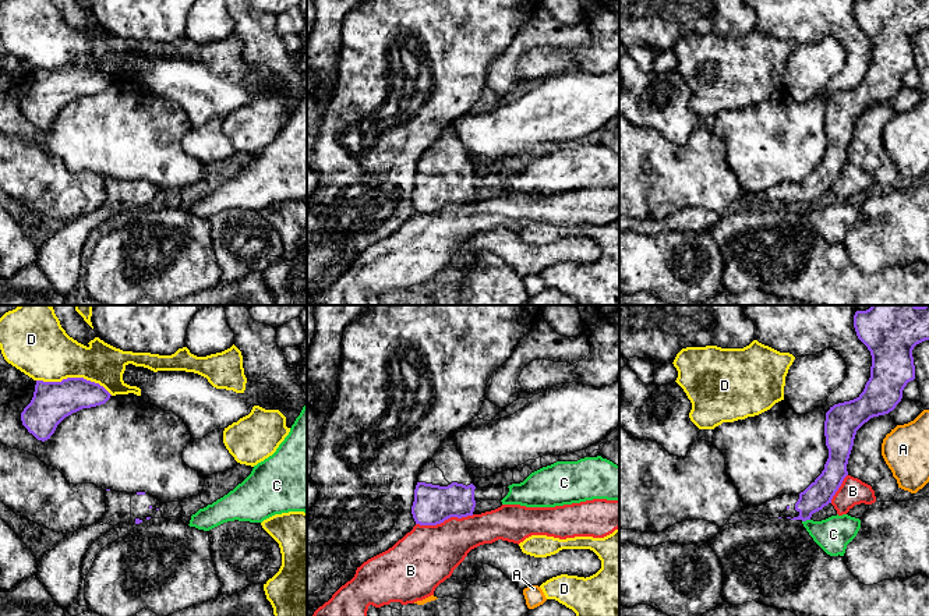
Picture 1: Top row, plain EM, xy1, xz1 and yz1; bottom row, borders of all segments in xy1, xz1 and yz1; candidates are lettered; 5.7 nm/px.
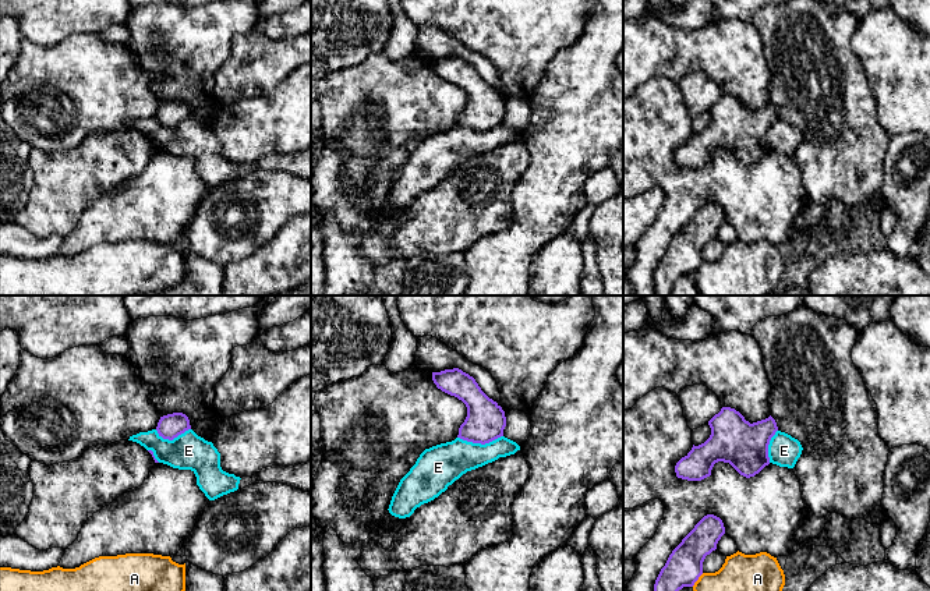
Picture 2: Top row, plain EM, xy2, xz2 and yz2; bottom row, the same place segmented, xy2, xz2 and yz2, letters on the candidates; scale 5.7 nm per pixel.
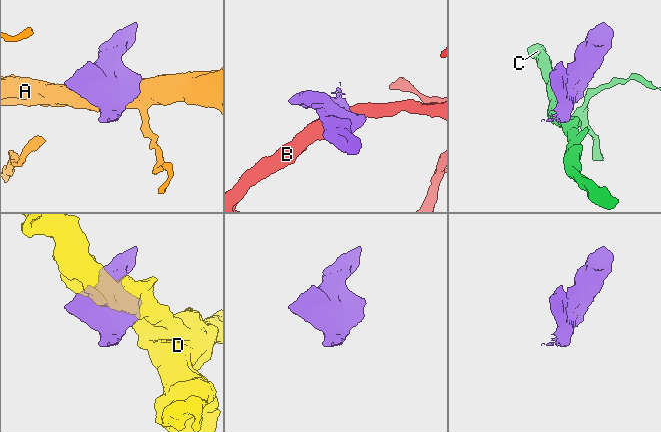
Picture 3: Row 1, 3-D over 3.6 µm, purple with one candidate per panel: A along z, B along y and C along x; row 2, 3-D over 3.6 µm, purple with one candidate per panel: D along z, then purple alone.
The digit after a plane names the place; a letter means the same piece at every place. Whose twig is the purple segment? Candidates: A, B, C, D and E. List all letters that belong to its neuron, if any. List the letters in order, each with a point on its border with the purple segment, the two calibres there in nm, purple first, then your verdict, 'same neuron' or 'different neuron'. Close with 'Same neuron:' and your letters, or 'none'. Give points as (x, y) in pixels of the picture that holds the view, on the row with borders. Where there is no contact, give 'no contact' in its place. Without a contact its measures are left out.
A: contact yz2 (697, 579); calibres 200 and 200 nm; different neuron
B: contact xz1 (444, 520); calibres 220 and 340 nm; different neuron
C: contact yz1 (805, 520); calibres 160 and 200 nm; different neuron
D: contact xy1 (74, 378); calibres 240 and 340 nm; different neuron
E: contact xz2 (480, 442); calibres 220 and 240 nm; different neuron
Same neuron: none

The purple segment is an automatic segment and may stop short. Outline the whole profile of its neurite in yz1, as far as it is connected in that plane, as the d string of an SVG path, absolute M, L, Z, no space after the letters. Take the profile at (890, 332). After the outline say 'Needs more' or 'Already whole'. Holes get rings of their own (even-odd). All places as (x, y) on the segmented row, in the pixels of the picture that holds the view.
M872 305L855 312L854 328L870 351L870 378L856 399L834 404L826 413L829 459L824 470L799 495L777 496L757 507L743 506L743 514L810 520L813 513L831 503L848 475L856 431L870 418L893 411L907 383L915 379L912 350L929 340L929 305Z. Needs more

